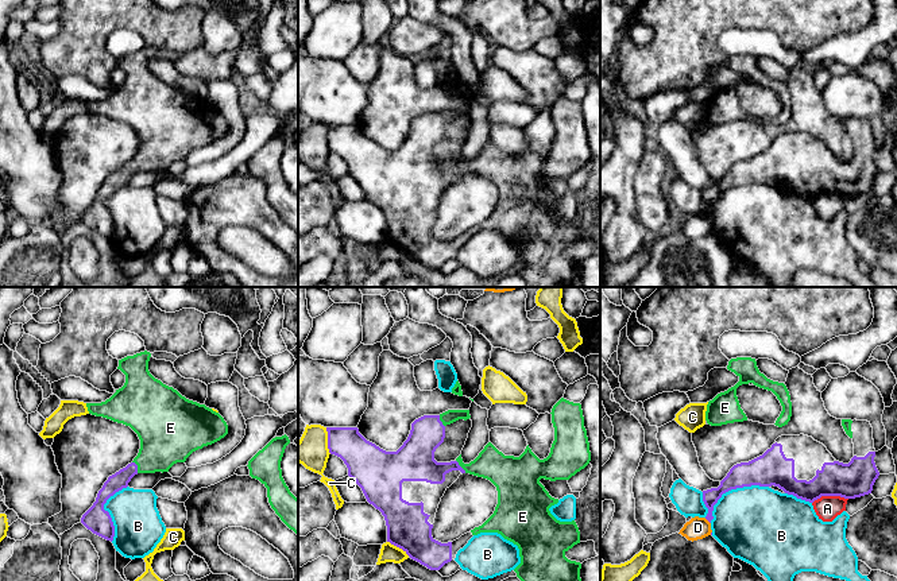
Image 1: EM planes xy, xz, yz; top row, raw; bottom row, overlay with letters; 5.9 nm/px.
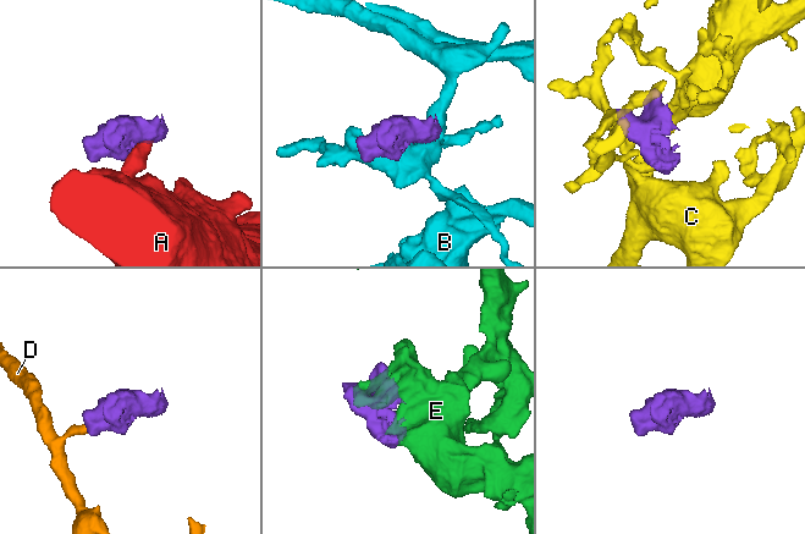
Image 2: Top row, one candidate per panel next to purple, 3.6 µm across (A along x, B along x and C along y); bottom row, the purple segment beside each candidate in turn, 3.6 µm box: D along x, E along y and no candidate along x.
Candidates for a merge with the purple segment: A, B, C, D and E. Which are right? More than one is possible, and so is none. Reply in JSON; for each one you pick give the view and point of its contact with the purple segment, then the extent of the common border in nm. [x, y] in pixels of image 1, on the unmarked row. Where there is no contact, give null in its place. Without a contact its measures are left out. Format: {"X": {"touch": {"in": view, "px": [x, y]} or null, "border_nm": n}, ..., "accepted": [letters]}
{"E": {"touch": {"in": "xy", "px": [136, 165]}, "border_nm": 80}, "accepted": ["E"]}

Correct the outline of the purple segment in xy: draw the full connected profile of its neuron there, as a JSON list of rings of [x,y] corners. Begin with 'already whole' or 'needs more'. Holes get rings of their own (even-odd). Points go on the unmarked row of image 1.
needs more; [[[144,49],[119,58],[117,67],[125,73],[124,84],[105,100],[86,101],[89,112],[129,124],[140,137],[140,147],[134,159],[108,175],[98,189],[96,200],[81,216],[81,221],[88,228],[111,240],[115,235],[115,224],[109,210],[104,208],[104,202],[111,194],[127,186],[135,173],[169,170],[174,162],[185,160],[193,150],[212,143],[228,132],[228,123],[219,111],[186,97],[173,85],[155,77],[148,69],[150,55],[151,51]]]

